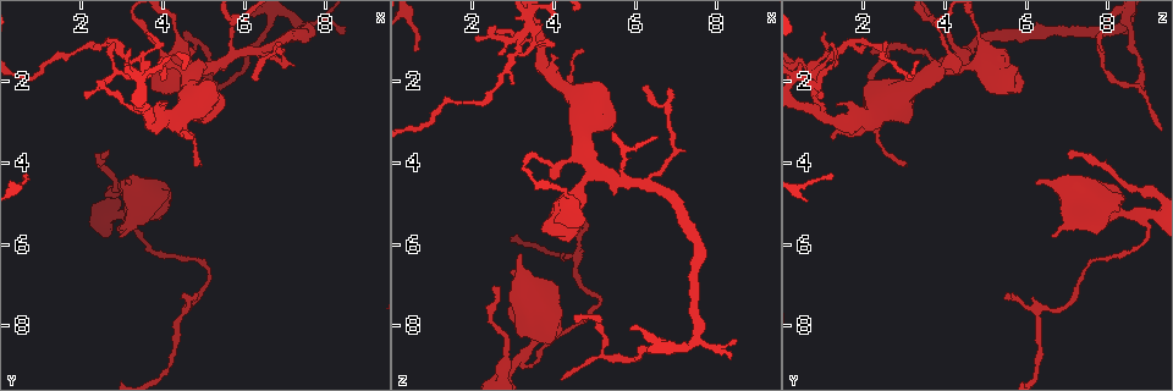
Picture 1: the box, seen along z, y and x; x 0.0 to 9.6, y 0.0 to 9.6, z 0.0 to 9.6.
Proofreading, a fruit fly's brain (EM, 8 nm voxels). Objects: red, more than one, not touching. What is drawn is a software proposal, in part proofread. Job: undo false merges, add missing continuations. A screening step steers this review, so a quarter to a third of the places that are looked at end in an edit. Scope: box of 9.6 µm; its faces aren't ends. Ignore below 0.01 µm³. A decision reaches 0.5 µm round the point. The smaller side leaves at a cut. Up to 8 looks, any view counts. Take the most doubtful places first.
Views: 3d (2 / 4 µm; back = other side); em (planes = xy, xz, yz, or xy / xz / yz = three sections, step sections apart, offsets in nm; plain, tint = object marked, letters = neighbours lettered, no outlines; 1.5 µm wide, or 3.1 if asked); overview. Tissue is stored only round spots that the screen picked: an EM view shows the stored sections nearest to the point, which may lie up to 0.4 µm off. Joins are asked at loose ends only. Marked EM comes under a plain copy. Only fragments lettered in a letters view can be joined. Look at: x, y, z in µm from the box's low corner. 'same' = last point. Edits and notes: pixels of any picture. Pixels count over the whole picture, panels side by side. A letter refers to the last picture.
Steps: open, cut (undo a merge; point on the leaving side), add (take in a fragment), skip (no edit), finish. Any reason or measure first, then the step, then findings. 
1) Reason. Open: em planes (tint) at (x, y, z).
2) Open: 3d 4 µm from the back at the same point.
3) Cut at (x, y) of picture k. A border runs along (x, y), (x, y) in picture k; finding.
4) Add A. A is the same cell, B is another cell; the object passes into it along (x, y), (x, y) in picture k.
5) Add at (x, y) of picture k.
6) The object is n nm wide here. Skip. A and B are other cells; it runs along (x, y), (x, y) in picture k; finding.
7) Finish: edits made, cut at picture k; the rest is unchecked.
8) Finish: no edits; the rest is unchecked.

Branch stops here. Open: 3d 2 µm at (4.75, 3.40, 1.25).

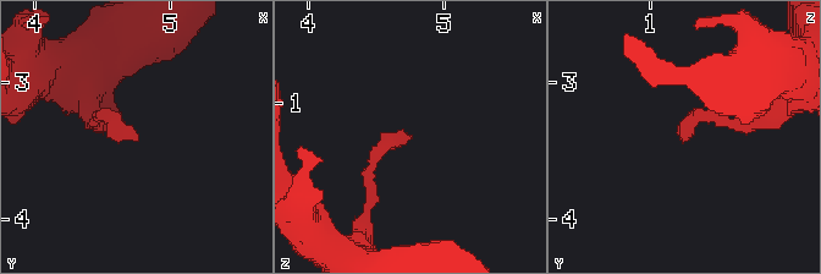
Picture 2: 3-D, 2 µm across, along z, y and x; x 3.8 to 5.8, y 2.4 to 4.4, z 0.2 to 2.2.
Shape alone is not enough. Open: em xz step 8 (letters) at (4.74, 3.44, 1.28).

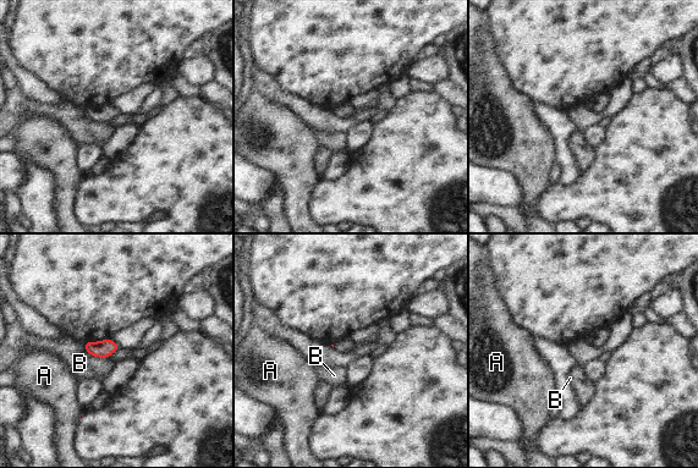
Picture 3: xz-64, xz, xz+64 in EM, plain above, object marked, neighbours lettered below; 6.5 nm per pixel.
Skip. A and B are other cells; a border runs along (83, 342), (87, 352), (104, 358) in picture 3; none of them fits.

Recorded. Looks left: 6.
Tapers out. Open: 3d 4 µm at (4.60, 0.75, 7.95).

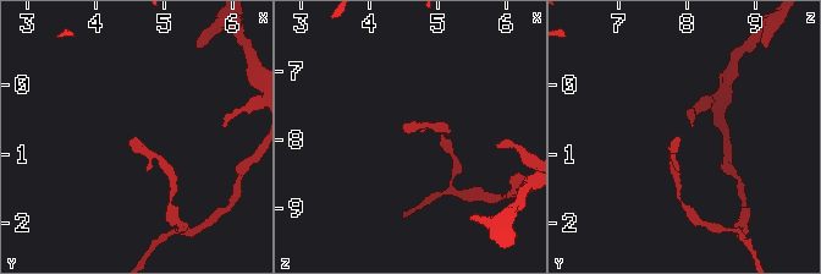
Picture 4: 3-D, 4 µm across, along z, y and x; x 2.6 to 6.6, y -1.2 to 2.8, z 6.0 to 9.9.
Open: em yz step 8 (tint) at (4.55, 0.75, 7.90).

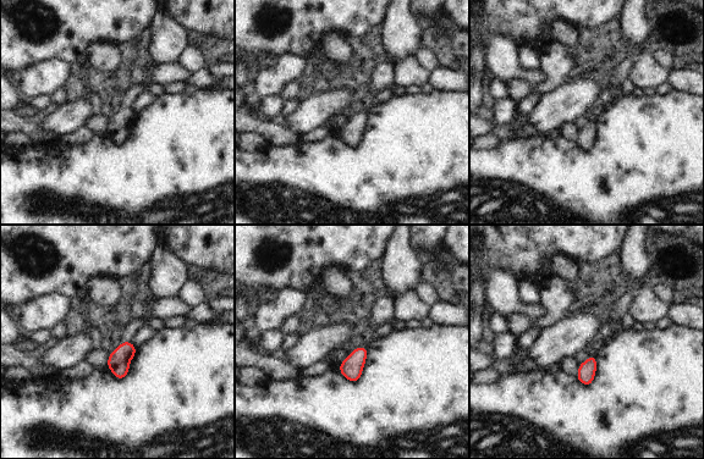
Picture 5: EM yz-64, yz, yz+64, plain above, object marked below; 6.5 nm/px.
Open: em planes (letters) at the same point.

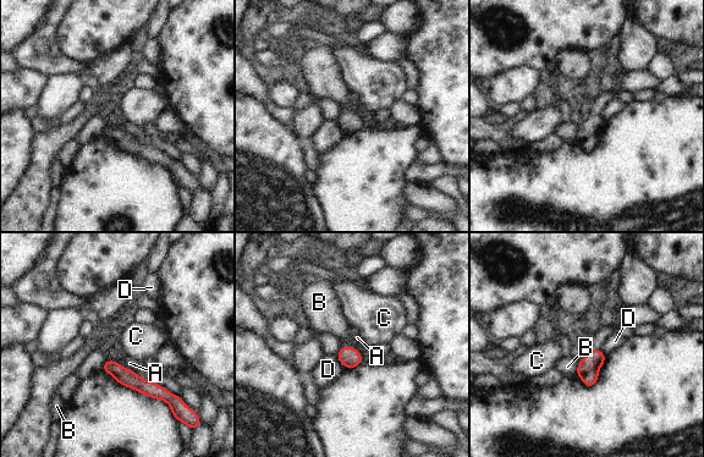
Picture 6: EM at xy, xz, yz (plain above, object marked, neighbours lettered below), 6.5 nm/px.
The object is 140 nm wide here. Skip. A, B, C and D are other cells; it runs along (106, 365), (143, 386), (164, 392) in picture 6; none of them fits.

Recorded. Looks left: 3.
Free end. Open: 3d 4 µm at (2.45, 3.95, 7.10).

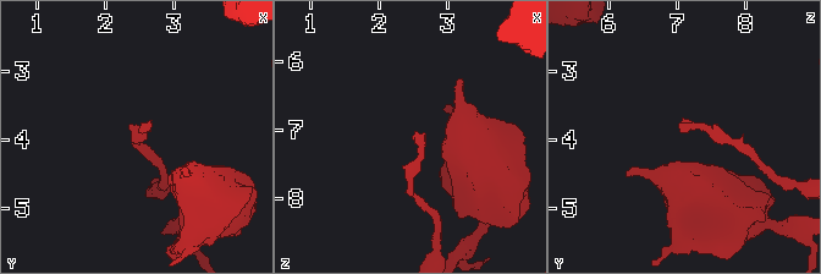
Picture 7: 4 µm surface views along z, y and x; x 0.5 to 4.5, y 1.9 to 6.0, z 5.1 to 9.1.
Open: em planes (letters) at (2.50, 3.90, 7.10).

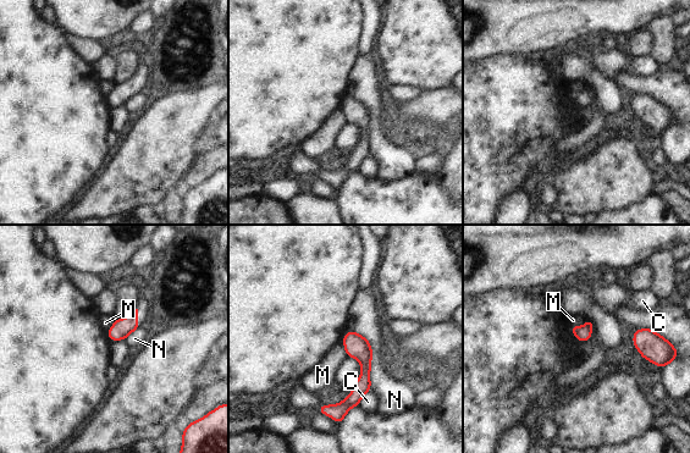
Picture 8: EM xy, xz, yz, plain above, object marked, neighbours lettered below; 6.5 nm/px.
The longest contact is with N, 440 nm. Skip. C, M and N are other cells; it runs along (351, 333), (365, 376), (337, 414) in picture 8; none of them fits.

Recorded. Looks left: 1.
Finish: no edits; the rest is unchecked.

